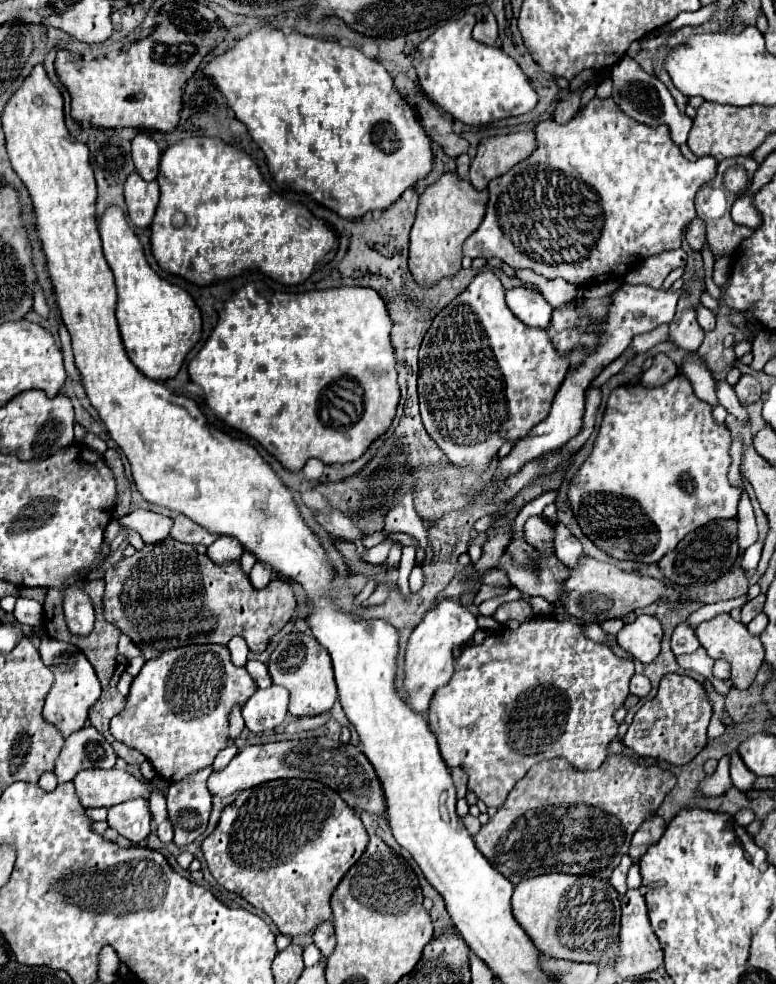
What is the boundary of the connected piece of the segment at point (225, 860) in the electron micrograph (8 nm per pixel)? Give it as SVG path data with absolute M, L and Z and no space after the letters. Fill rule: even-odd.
M278 779L278 781L270 781L270 783L262 783L254 789L246 789L238 795L238 799L230 805L226 805L222 809L222 815L220 815L220 821L216 825L216 829L202 841L202 853L204 853L204 859L208 863L208 869L212 873L212 877L228 891L240 895L242 899L246 899L250 905L254 905L256 909L264 911L274 923L276 927L280 929L280 933L284 935L302 935L302 933L310 933L320 921L324 919L330 919L332 915L332 909L330 909L330 895L332 891L336 889L336 885L340 883L340 879L346 875L346 871L360 859L360 855L364 853L368 845L368 833L364 831L362 827L362 821L358 817L358 813L354 809L350 809L342 799L340 795L326 787L324 783L320 781L306 781L306 779Z

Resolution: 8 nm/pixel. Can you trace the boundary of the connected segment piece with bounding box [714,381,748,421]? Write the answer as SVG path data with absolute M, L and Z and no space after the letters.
M714 381L716 383L716 395L718 395L718 401L722 407L726 407L728 413L736 415L738 421L748 421L748 413L746 409L740 405L736 393L734 393L734 387L726 381Z

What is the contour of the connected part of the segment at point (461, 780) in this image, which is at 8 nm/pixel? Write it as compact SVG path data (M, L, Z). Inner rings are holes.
M460 767L450 769L450 773L452 773L452 779L454 779L456 795L458 795L458 797L464 797L464 795L466 795L466 773L464 773Z

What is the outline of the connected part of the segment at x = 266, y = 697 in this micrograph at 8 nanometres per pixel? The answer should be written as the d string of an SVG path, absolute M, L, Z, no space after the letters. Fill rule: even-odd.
M270 685L266 689L258 689L242 707L246 727L252 733L276 729L288 715L288 701L290 693L286 691L286 687Z

